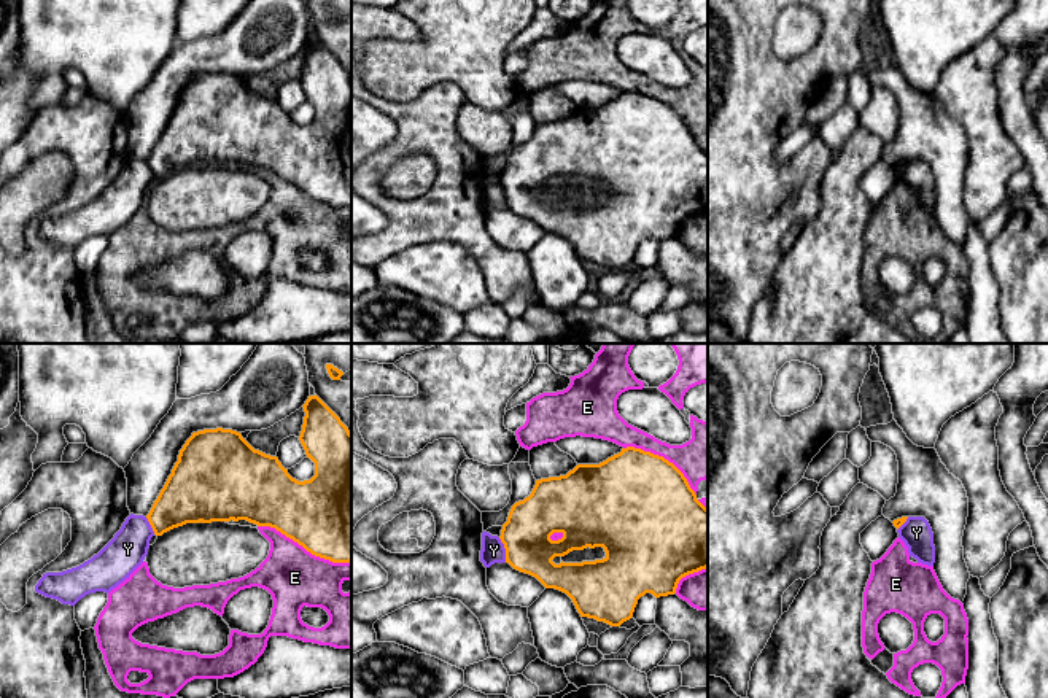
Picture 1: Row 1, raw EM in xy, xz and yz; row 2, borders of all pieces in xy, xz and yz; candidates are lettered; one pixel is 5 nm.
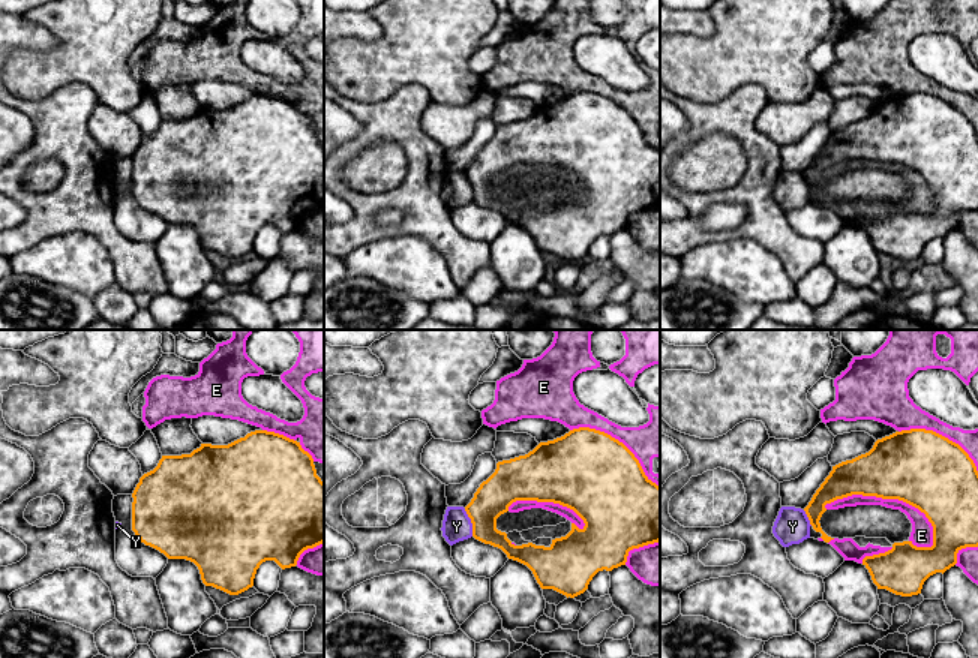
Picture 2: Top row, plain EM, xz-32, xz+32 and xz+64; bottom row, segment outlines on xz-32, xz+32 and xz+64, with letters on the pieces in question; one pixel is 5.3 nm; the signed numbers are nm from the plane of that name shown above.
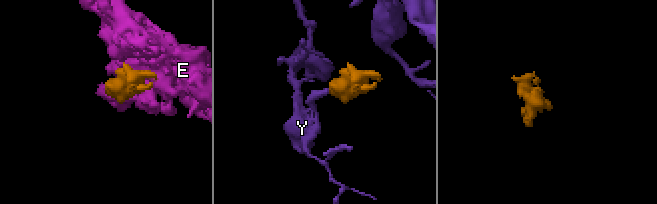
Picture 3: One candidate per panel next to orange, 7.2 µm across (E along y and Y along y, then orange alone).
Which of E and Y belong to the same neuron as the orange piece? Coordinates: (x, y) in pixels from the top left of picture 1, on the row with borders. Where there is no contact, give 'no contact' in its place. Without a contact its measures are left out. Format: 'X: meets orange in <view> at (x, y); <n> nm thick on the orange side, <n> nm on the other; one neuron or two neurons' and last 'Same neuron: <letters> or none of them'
E: meets orange in xy at (304, 547); 480 nm thick on the orange side, 300 nm on the other; two neurons
Y: meets orange in xz at (506, 550); 240 nm thick on the orange side, 120 nm on the other; two neurons
Same neuron: none of them

